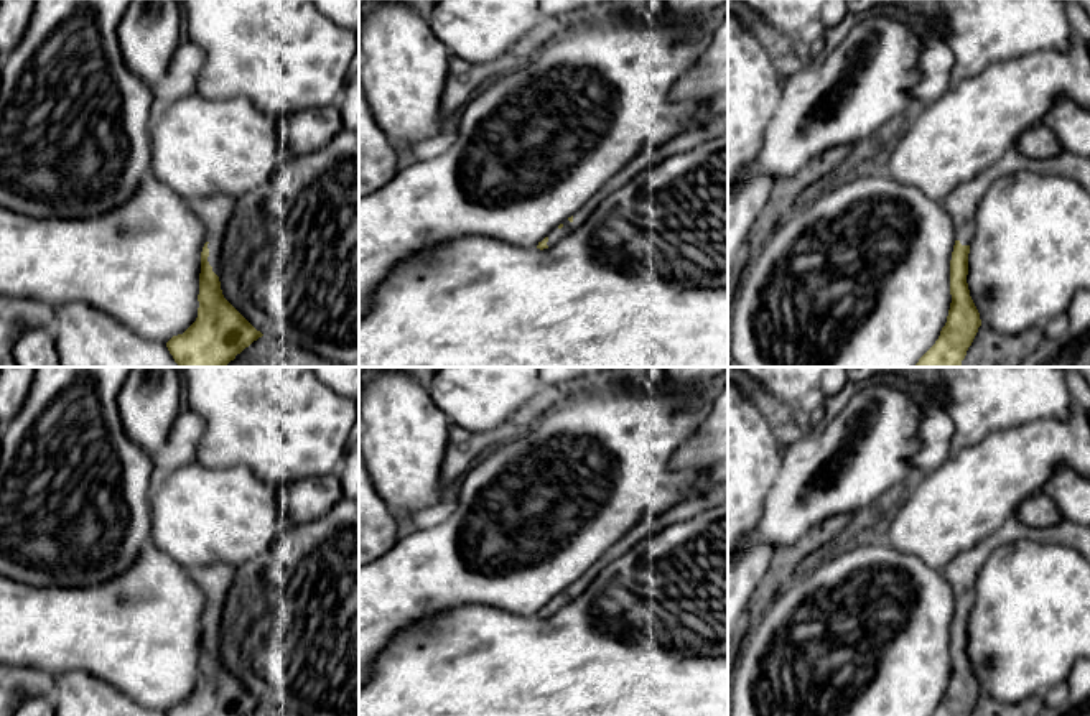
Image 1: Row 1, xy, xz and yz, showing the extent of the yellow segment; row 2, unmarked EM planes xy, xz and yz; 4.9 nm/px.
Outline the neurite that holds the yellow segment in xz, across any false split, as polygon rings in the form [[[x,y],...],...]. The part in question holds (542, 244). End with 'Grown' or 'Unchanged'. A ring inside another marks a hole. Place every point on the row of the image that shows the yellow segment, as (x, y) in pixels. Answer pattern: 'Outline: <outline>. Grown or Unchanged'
Outline: [[[586,202],[580,211],[576,211],[571,217],[568,217],[563,224],[553,229],[542,242],[538,242],[537,249],[548,249],[565,237],[568,237],[573,230],[585,224],[585,221],[591,216],[593,209]]]. Grown

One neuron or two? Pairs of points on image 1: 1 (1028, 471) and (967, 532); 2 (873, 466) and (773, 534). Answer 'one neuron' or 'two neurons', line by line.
1: one neuron
2: one neuron

